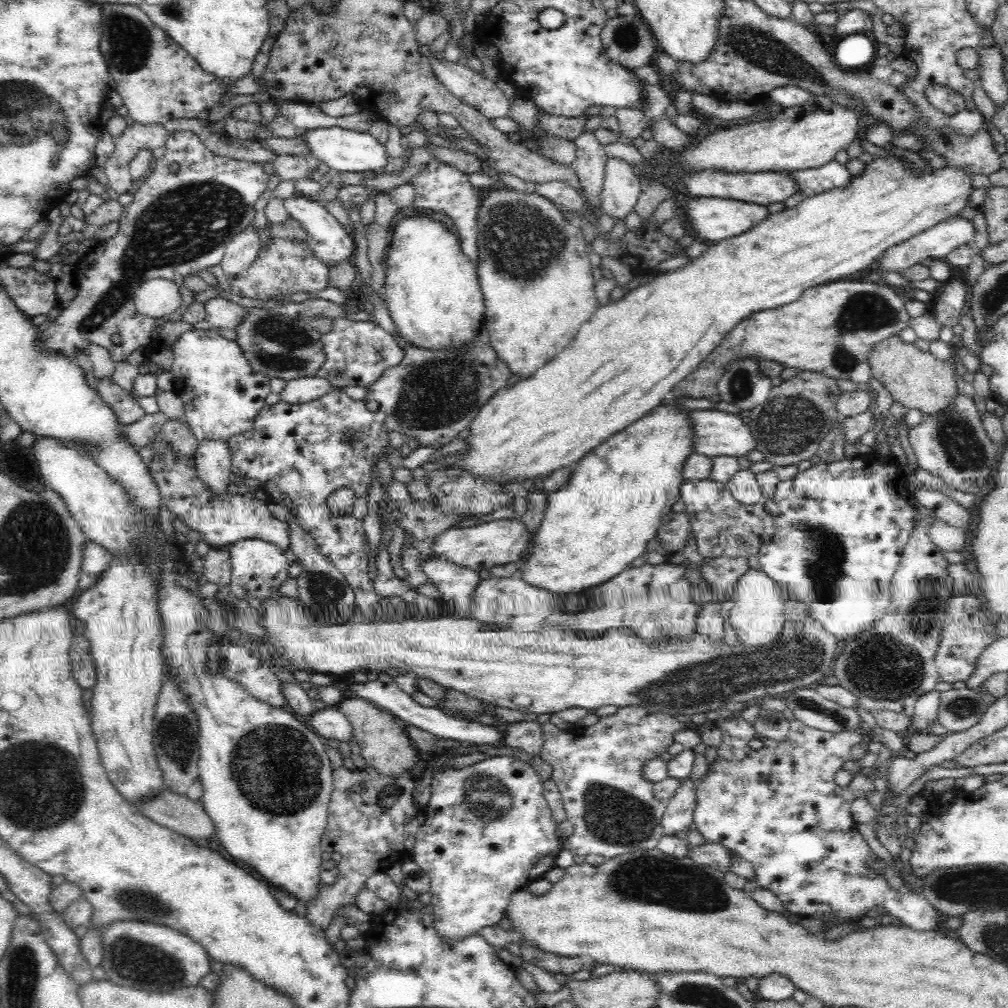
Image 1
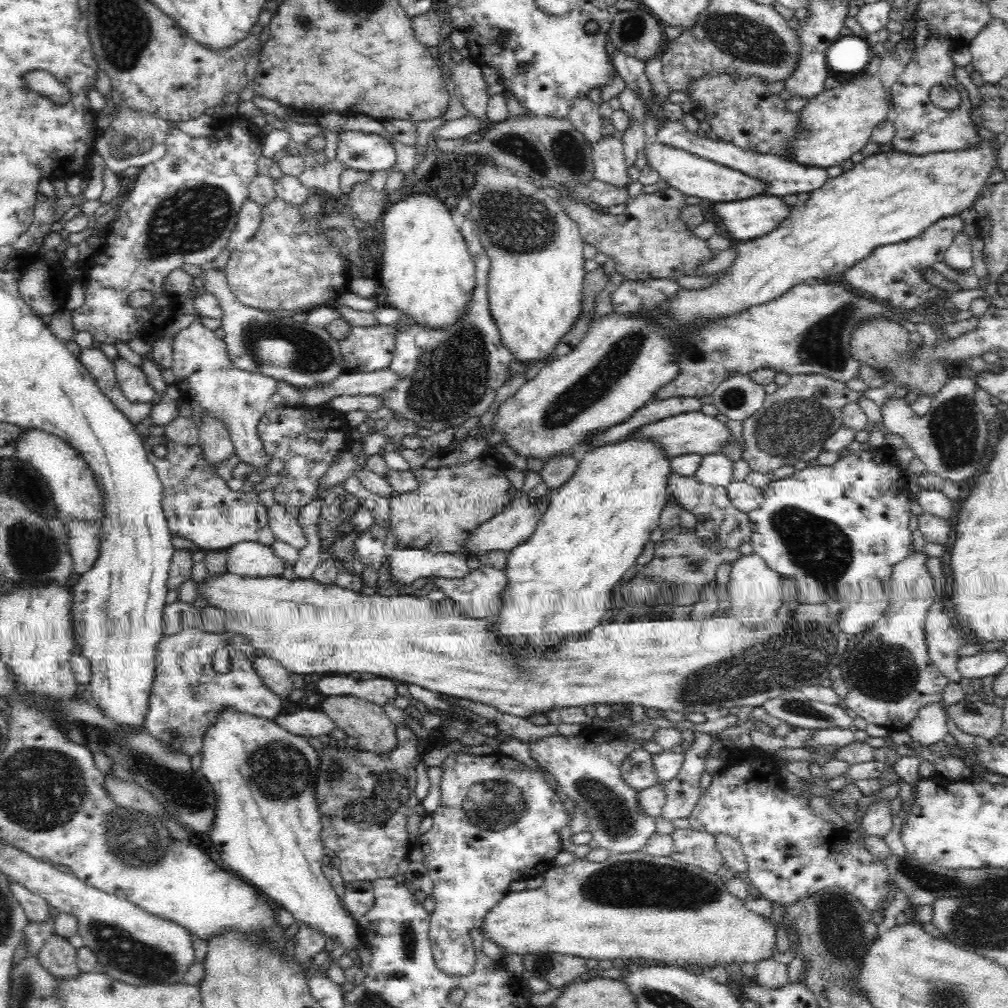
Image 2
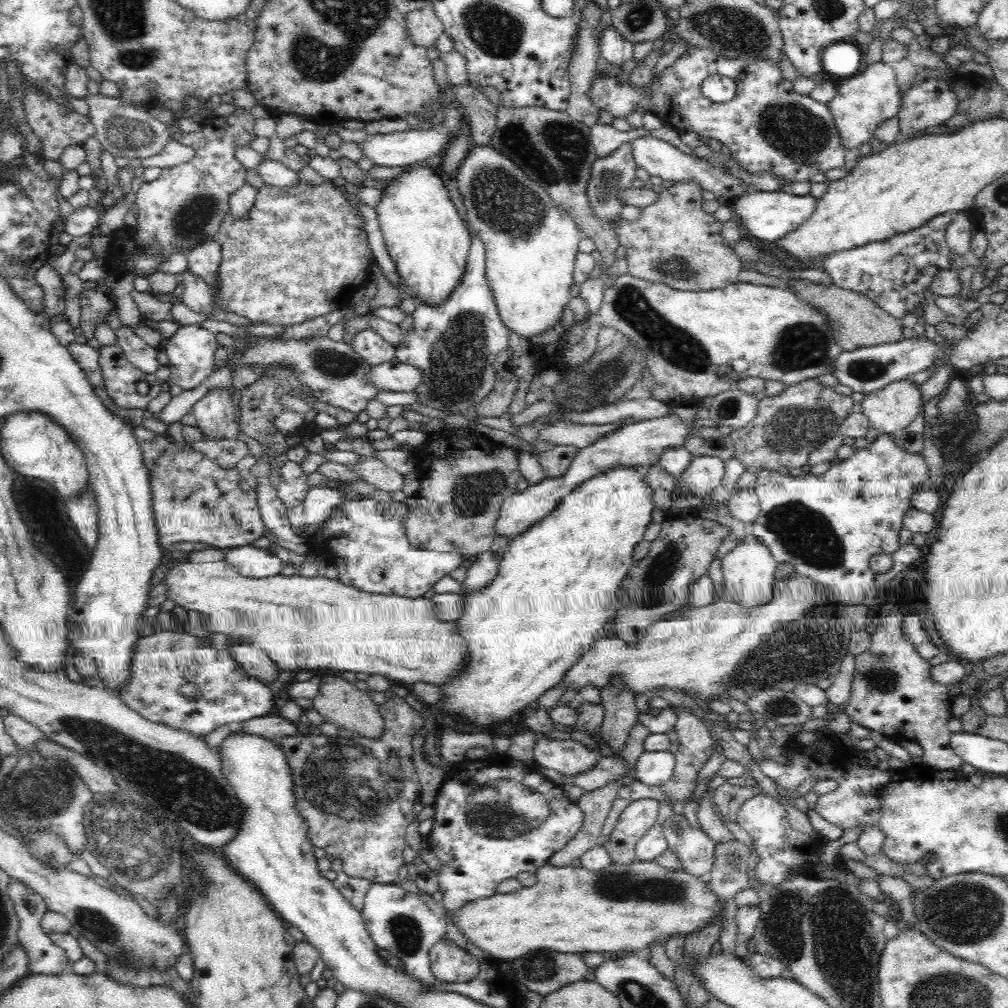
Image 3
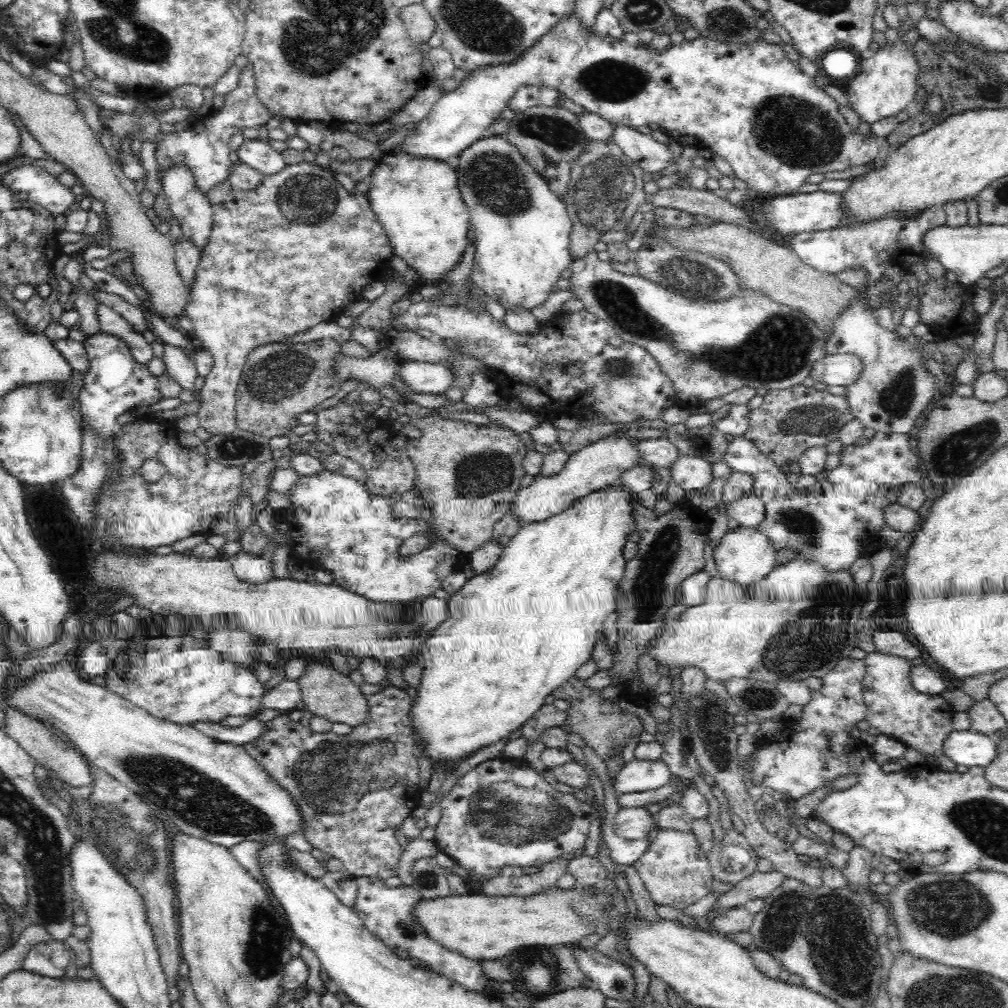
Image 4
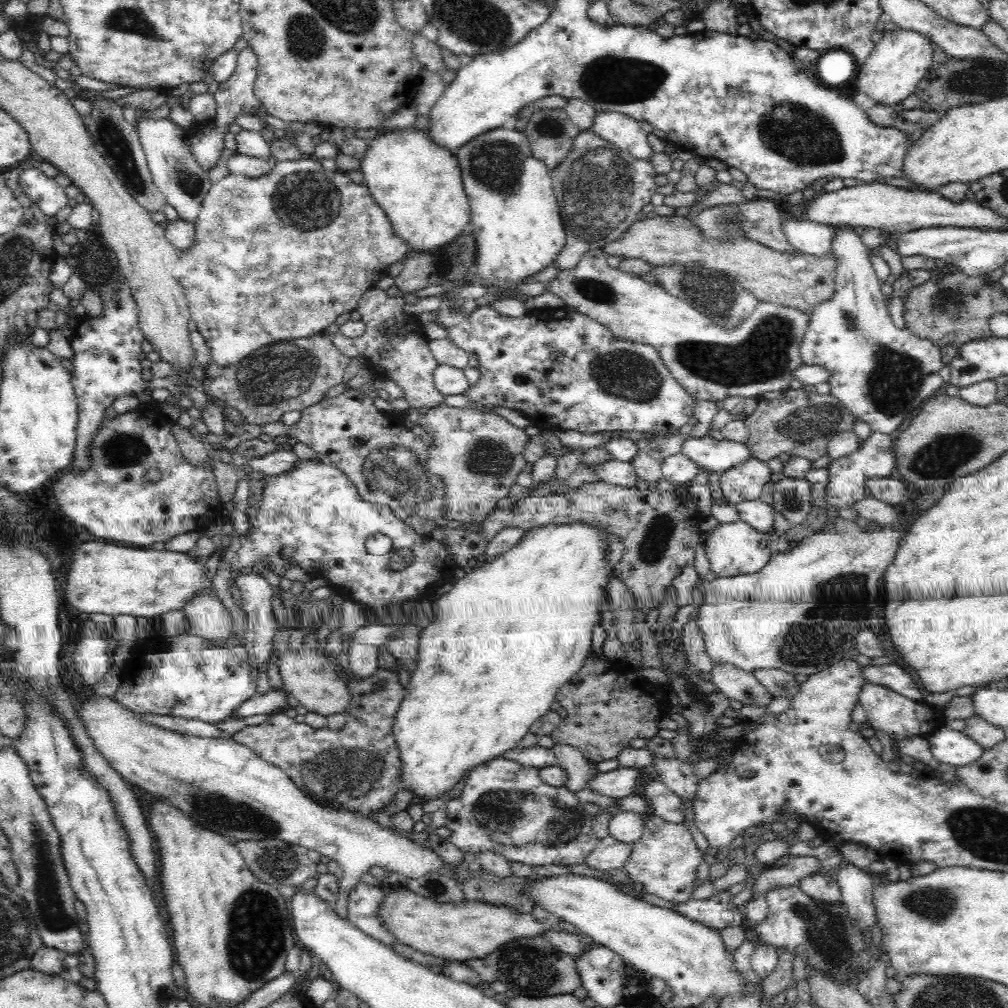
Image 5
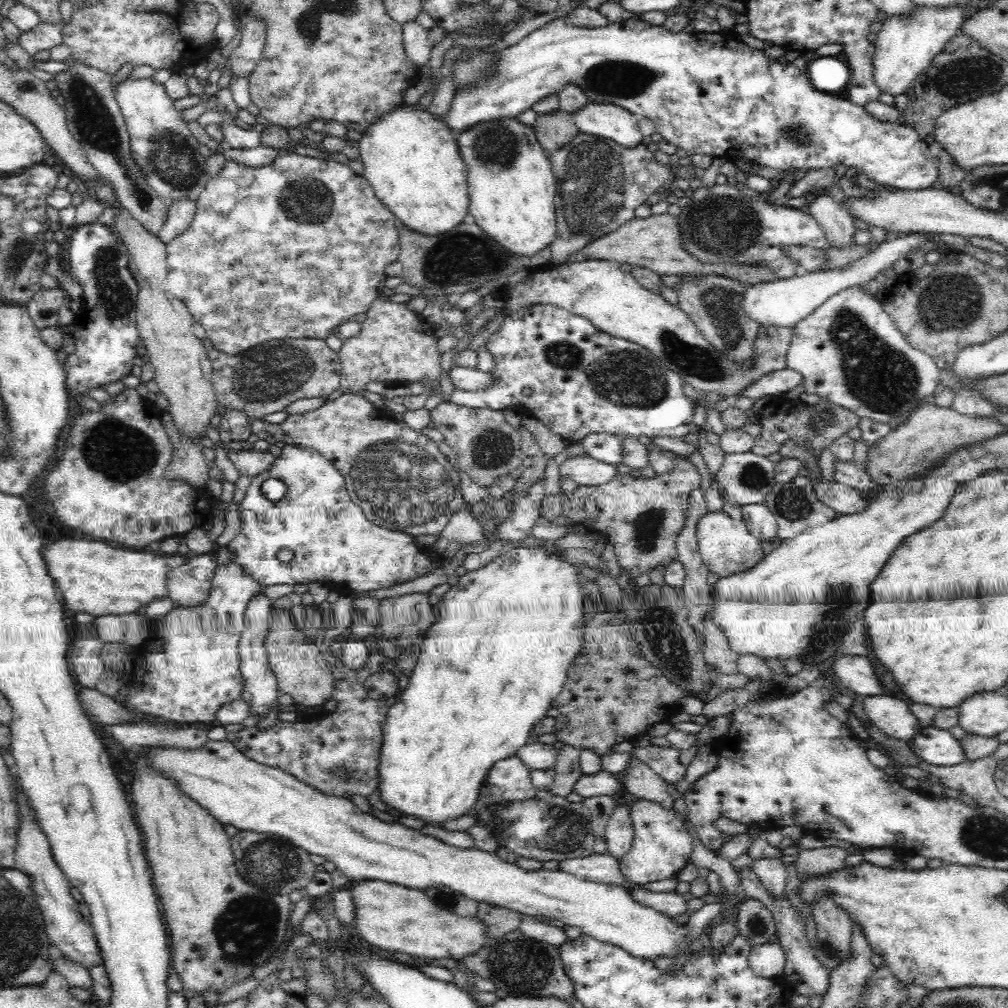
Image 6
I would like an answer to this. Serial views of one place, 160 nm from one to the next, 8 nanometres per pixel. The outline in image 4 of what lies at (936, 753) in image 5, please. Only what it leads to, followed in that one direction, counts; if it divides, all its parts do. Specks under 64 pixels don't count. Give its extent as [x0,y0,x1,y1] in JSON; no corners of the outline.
[943,730,997,767]

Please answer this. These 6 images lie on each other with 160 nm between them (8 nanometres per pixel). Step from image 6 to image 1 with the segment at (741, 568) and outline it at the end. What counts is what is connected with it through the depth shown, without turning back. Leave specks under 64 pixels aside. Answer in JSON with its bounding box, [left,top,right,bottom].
[729,568,784,647]

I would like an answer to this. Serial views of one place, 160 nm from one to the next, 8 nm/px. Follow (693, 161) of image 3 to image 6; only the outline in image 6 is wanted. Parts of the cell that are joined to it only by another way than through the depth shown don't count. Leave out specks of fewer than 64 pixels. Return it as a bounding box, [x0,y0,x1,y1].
[570,102,642,148]

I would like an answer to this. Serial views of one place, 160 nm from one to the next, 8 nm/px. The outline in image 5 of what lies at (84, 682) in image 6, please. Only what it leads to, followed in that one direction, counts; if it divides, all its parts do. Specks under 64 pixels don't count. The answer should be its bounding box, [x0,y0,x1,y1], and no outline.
[74,638,109,686]

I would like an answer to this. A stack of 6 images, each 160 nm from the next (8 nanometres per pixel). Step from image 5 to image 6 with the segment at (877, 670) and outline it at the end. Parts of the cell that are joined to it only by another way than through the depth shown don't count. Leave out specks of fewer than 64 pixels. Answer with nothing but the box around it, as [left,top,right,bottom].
[828,653,883,697]

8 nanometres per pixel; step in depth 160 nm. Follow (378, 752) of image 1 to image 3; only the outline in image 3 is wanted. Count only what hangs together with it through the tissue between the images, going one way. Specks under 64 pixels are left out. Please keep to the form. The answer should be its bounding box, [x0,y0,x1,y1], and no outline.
[312,673,384,738]

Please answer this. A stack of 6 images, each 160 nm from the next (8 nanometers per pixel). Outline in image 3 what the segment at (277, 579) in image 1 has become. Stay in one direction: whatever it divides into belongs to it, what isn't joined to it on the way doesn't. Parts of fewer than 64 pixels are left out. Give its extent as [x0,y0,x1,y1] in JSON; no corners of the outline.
[224,545,285,579]

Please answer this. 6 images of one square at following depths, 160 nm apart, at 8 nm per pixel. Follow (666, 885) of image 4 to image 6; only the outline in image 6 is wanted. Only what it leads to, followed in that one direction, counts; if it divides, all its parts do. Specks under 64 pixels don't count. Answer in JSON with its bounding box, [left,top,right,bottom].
[619,799,693,885]

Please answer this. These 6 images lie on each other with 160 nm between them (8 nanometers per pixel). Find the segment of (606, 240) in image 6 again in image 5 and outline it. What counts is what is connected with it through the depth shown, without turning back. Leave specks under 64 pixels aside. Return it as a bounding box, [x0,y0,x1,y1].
[602,215,837,314]

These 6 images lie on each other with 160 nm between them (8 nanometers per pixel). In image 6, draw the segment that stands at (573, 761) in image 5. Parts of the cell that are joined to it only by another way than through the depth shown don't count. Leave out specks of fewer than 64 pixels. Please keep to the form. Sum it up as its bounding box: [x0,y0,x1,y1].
[547,745,583,796]

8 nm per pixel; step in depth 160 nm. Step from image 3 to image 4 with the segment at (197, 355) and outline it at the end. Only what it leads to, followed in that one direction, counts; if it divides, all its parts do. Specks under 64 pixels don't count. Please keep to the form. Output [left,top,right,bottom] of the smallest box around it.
[161,343,199,390]

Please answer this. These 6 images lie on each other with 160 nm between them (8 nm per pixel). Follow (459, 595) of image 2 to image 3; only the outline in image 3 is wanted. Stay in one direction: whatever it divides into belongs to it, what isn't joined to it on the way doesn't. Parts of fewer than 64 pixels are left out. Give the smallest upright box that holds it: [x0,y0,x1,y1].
[464,550,500,594]

